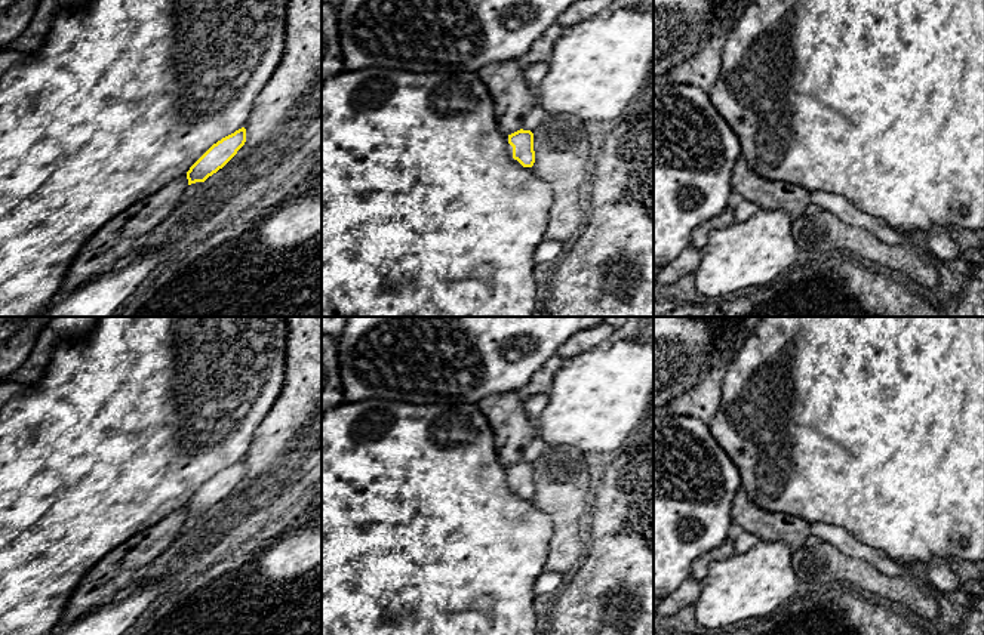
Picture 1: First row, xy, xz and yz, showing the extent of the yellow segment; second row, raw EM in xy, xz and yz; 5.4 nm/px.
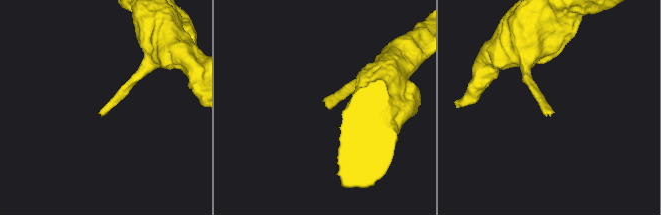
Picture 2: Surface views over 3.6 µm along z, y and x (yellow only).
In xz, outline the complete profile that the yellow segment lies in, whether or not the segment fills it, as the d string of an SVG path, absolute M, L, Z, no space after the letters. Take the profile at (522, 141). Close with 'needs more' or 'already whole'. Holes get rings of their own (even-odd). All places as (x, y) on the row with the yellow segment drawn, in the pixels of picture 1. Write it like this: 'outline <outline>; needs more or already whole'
outline M520 129L508 135L507 152L517 166L532 167L535 163L533 133Z; needs more

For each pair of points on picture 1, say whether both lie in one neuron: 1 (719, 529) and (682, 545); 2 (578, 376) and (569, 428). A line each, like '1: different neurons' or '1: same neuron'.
1: same neuron
2: same neuron

